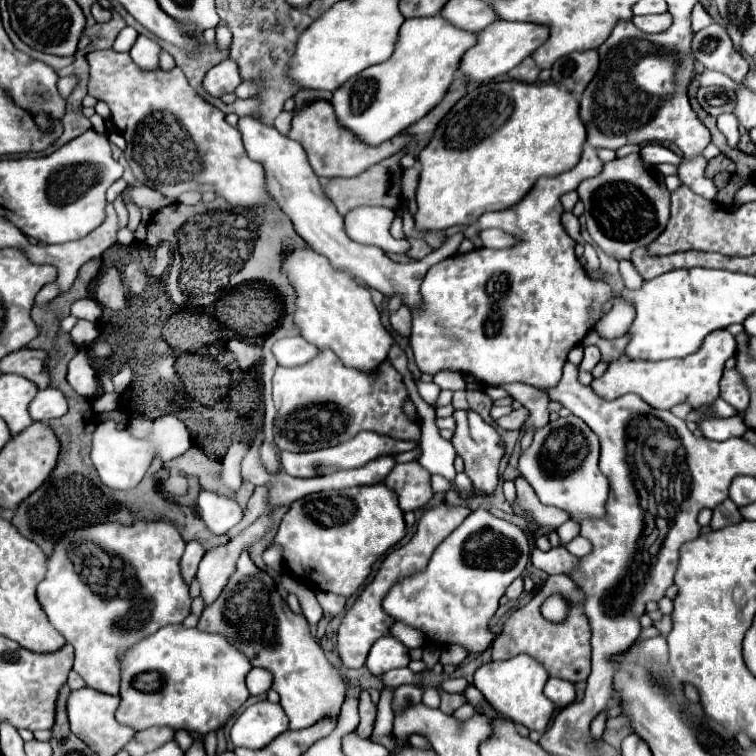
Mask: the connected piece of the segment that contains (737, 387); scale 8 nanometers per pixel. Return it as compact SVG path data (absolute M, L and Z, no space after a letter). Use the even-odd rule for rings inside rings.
M737 368L723 370L719 386L721 386L721 398L731 406L735 406L739 412L743 412L749 406L749 390L745 378Z

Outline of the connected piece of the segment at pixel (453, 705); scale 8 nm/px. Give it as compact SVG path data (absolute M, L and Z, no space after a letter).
M437 684L435 688L439 690L439 696L441 696L441 710L443 710L445 714L453 714L459 706L463 706L463 704L465 704L465 698L463 698L461 694L445 692L445 690L441 690L441 686L439 686L439 684Z

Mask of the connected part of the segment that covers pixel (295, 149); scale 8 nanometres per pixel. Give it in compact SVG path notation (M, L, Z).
M251 116L239 118L237 128L243 134L243 142L245 142L245 150L247 150L249 158L253 158L265 166L265 180L267 180L269 194L277 200L281 210L291 218L295 232L313 250L327 256L333 268L343 270L343 272L351 274L353 278L363 280L369 288L375 288L389 298L401 298L403 306L407 306L409 310L417 310L421 306L419 286L423 282L423 276L427 274L431 264L437 264L437 262L445 260L447 256L455 254L455 248L463 240L463 232L453 234L443 248L431 252L429 256L425 256L419 262L411 262L411 264L393 262L381 248L359 244L347 236L341 214L333 208L333 204L329 204L329 198L323 194L321 182L315 176L315 172L309 168L309 162L307 162L307 156L305 156L305 150L301 148L301 144L293 142L291 138L279 134L275 128L269 128Z

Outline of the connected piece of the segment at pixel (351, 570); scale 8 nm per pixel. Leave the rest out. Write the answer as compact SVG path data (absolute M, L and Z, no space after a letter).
M373 484L345 488L335 494L333 490L317 492L295 500L273 542L283 546L283 560L307 586L351 596L367 580L371 566L403 536L405 522L395 492L389 492L385 484Z

